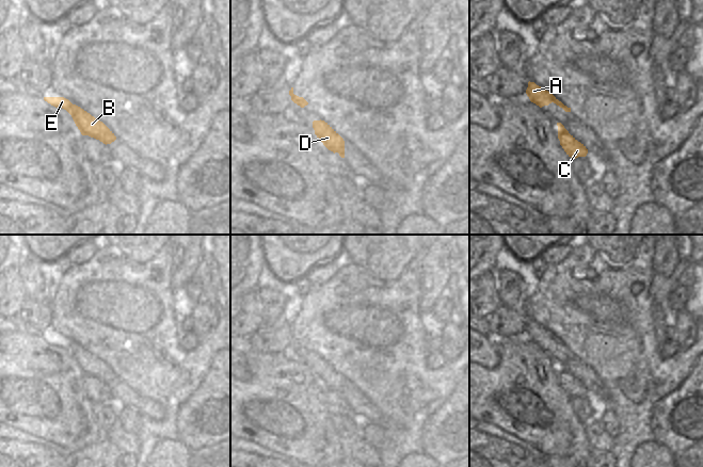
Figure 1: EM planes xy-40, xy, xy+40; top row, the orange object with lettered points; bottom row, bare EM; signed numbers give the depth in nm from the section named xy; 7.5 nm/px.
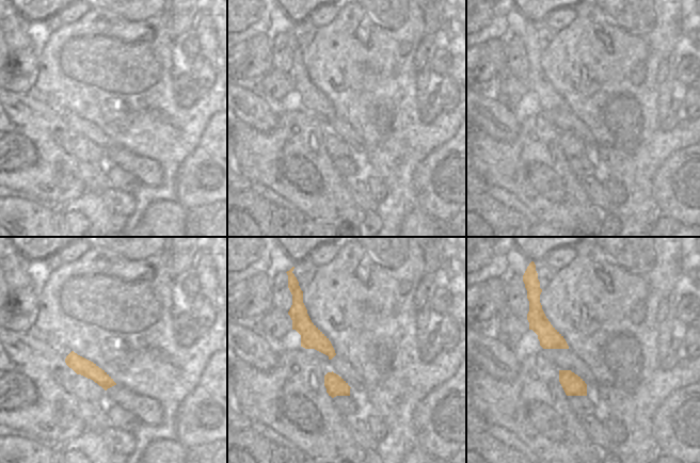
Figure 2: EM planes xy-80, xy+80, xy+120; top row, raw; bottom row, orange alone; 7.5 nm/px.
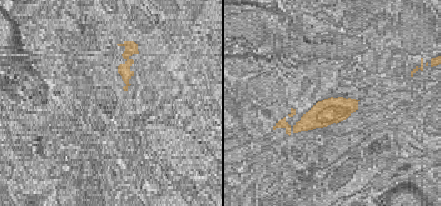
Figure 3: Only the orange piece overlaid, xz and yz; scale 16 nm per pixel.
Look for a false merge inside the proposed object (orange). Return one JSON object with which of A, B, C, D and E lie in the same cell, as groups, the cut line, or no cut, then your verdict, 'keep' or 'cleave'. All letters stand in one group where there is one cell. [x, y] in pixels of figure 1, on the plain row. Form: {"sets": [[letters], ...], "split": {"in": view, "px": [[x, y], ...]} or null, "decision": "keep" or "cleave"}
{"sets": [["A", "B", "D", "E"], ["C"]], "split": {"in": "xy+40", "px": [[568, 370], [558, 374]]}, "decision": "cleave"}

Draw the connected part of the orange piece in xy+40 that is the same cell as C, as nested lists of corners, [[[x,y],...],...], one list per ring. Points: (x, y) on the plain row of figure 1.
[[[569,371],[563,374],[558,374],[558,377],[560,380],[560,384],[562,385],[566,393],[572,398],[587,394],[588,388],[586,387],[586,385],[578,381]]]

